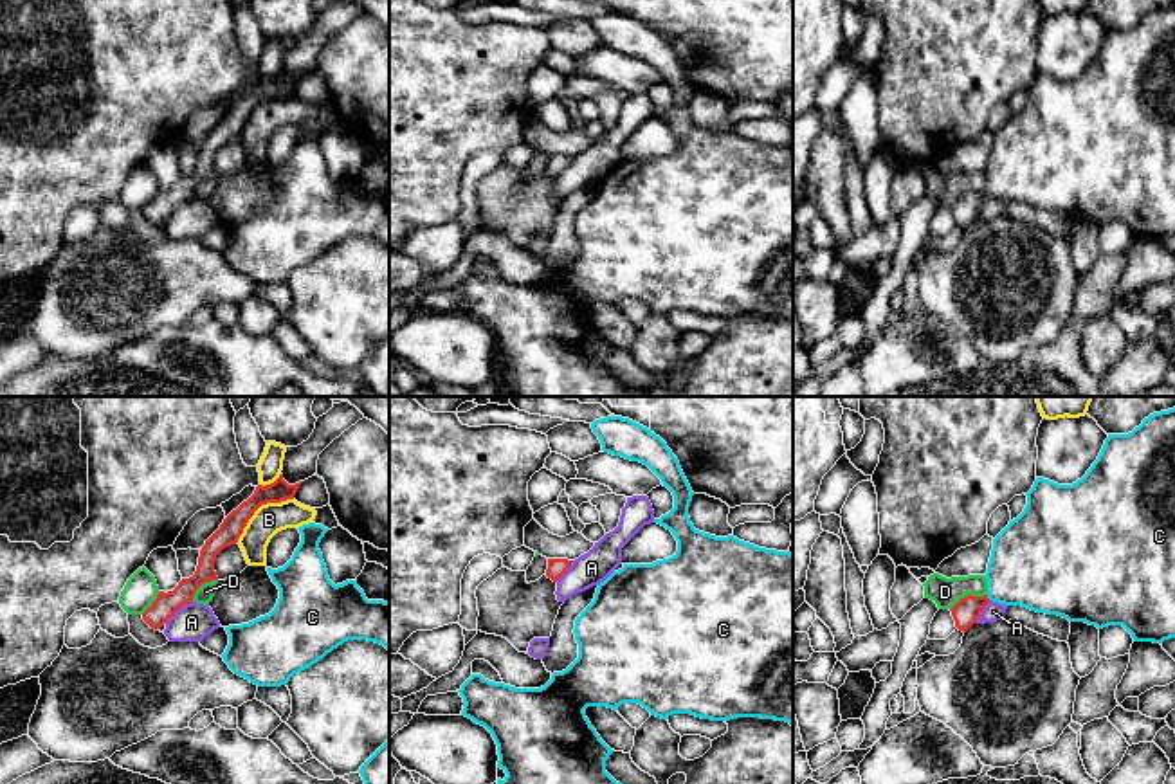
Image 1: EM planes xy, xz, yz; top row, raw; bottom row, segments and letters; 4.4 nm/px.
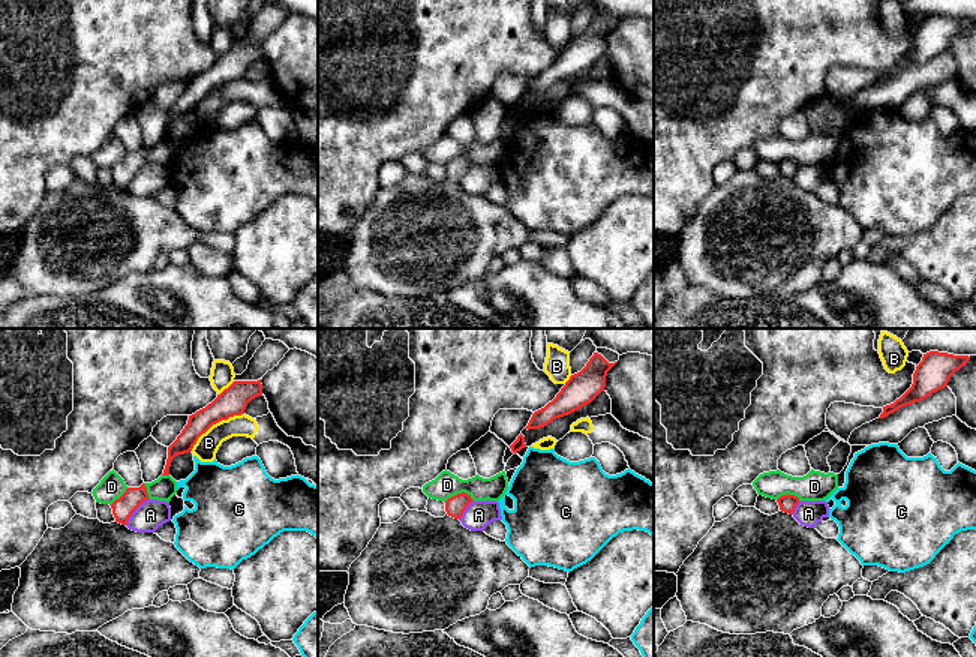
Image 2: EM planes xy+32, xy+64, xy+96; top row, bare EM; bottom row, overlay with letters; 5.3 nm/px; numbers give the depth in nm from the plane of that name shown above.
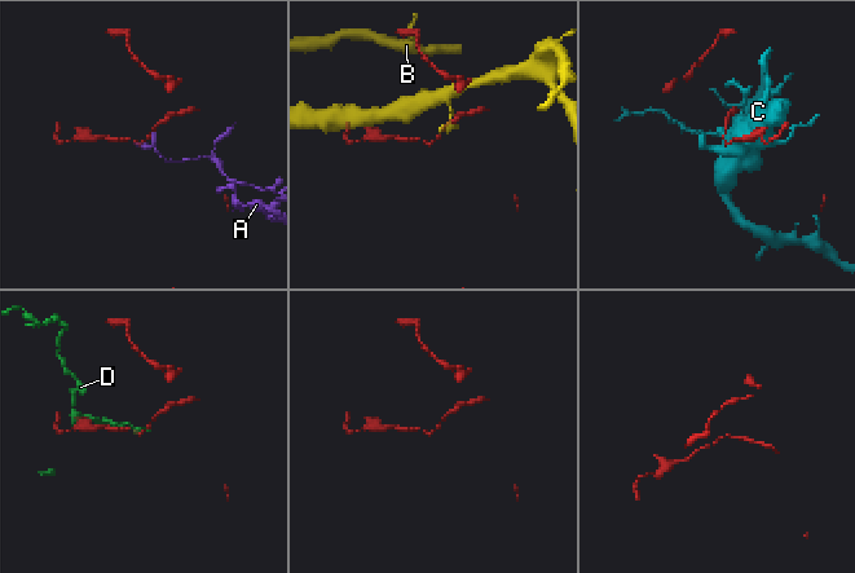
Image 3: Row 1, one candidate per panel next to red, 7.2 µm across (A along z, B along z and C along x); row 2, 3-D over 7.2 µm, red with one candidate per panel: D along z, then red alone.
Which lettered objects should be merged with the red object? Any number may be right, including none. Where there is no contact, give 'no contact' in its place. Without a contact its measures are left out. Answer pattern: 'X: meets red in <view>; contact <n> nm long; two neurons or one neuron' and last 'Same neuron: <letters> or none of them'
A: meets red in xy; contact 160 nm long; two neurons
B: meets red in xy; contact 320 nm long; two neurons
C: meets red in yz; contact 40 nm long; two neurons
D: meets red in yz; contact 180 nm long; two neurons
Same neuron: none of them

